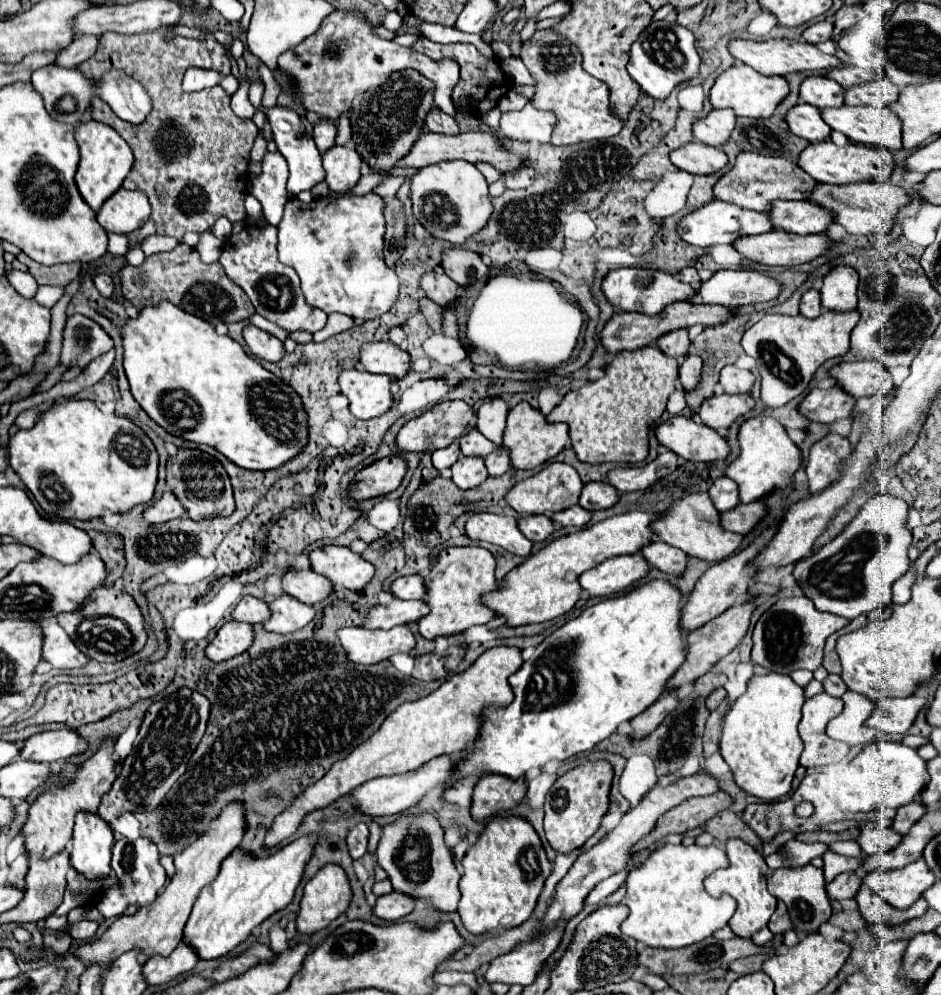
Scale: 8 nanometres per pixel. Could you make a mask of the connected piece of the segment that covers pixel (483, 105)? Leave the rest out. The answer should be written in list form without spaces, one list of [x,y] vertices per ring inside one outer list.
[[[423,38],[421,42],[417,42],[413,46],[417,52],[429,56],[431,60],[443,60],[443,58],[451,58],[461,66],[461,80],[455,84],[455,90],[451,92],[451,100],[455,102],[455,110],[461,112],[463,104],[467,104],[469,112],[475,118],[481,118],[485,112],[489,112],[491,108],[495,108],[499,104],[499,100],[513,88],[513,80],[511,76],[501,68],[499,64],[499,56],[491,54],[485,56],[481,54],[473,44],[435,44],[429,38]]]

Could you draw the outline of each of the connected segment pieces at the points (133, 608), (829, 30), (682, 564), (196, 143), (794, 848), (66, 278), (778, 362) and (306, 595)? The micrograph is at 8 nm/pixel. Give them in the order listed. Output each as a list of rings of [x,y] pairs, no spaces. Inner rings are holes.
[[[111,586],[95,590],[93,596],[83,606],[79,606],[75,612],[61,612],[57,616],[57,622],[71,636],[75,646],[85,656],[89,656],[97,662],[125,660],[125,658],[137,654],[139,650],[143,650],[143,646],[147,642],[145,620],[143,620],[139,606],[133,600],[133,596],[127,592],[119,592]],[[89,620],[91,620],[91,628],[83,630],[81,628],[83,622],[89,622]]]
[[[827,18],[827,20],[823,20],[823,22],[811,24],[809,28],[805,28],[803,38],[805,38],[809,44],[819,44],[819,42],[831,40],[831,38],[833,38],[833,20]]]
[[[661,540],[651,542],[649,546],[645,546],[643,556],[647,558],[647,562],[655,568],[659,568],[665,574],[673,574],[673,576],[681,576],[687,570],[687,560],[689,556],[685,552],[681,552],[679,548],[673,548]]]
[[[167,28],[155,30],[155,32],[145,32],[145,34],[135,34],[135,36],[107,32],[101,36],[101,44],[99,44],[95,56],[91,56],[89,60],[85,60],[79,66],[79,70],[93,80],[97,80],[103,72],[107,72],[111,68],[119,68],[125,74],[131,74],[135,80],[139,80],[153,100],[153,112],[151,112],[149,120],[139,126],[127,124],[121,118],[117,118],[111,112],[111,108],[105,102],[101,102],[99,98],[95,98],[91,104],[91,116],[97,122],[103,122],[103,124],[111,126],[113,130],[117,130],[133,150],[135,162],[123,182],[123,188],[145,192],[151,202],[151,208],[153,208],[147,224],[129,234],[129,246],[143,242],[143,238],[151,236],[151,234],[167,234],[181,242],[185,232],[205,232],[221,216],[229,218],[231,222],[245,220],[245,216],[247,216],[243,202],[247,196],[249,152],[251,152],[253,140],[257,136],[255,124],[251,120],[241,120],[239,116],[235,116],[235,112],[231,110],[231,104],[229,104],[231,96],[221,86],[205,88],[201,92],[183,92],[183,88],[181,88],[183,74],[189,66],[209,68],[209,70],[231,74],[231,60],[227,56],[225,48],[213,38],[213,34],[209,34],[203,40],[179,36],[171,42],[165,40],[165,34],[167,34]]]
[[[789,840],[785,842],[777,852],[771,856],[765,856],[765,862],[769,868],[797,868],[809,864],[813,858],[821,858],[827,850],[825,844],[805,844],[799,840]]]
[[[19,254],[17,256],[19,262],[23,262],[29,272],[35,276],[37,284],[49,284],[49,286],[67,286],[69,282],[73,282],[79,274],[81,274],[81,264],[79,262],[71,262],[71,264],[55,264],[55,266],[43,266],[43,264],[35,264],[27,254]]]
[[[825,310],[815,320],[805,316],[781,316],[781,314],[765,314],[757,324],[753,324],[741,344],[743,350],[757,360],[757,368],[761,372],[761,400],[769,408],[777,408],[787,404],[805,392],[817,368],[837,356],[845,356],[849,352],[849,334],[859,320],[859,312],[831,312]]]
[[[289,570],[283,576],[283,590],[305,604],[319,604],[333,594],[333,584],[313,570]]]

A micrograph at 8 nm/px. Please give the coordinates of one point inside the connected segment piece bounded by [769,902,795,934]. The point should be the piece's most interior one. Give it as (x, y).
(780, 922)

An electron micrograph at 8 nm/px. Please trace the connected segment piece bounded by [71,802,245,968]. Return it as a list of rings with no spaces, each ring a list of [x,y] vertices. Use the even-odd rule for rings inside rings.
[[[239,802],[229,804],[219,818],[215,818],[209,826],[209,832],[203,834],[201,838],[197,838],[191,846],[187,846],[181,854],[175,856],[175,876],[167,882],[167,886],[163,888],[161,896],[157,896],[157,900],[153,900],[149,906],[139,908],[135,916],[121,916],[117,918],[101,938],[89,940],[89,942],[81,942],[79,948],[75,948],[71,954],[77,956],[85,966],[111,966],[121,954],[129,952],[129,950],[141,950],[141,954],[145,958],[153,958],[153,956],[169,956],[181,942],[183,938],[183,926],[187,924],[187,918],[193,910],[195,898],[199,896],[199,890],[203,886],[207,886],[207,882],[215,880],[215,874],[219,874],[219,866],[223,862],[223,858],[227,858],[227,854],[231,854],[231,850],[235,850],[235,846],[241,842],[245,832],[245,816],[243,816],[243,806]]]

